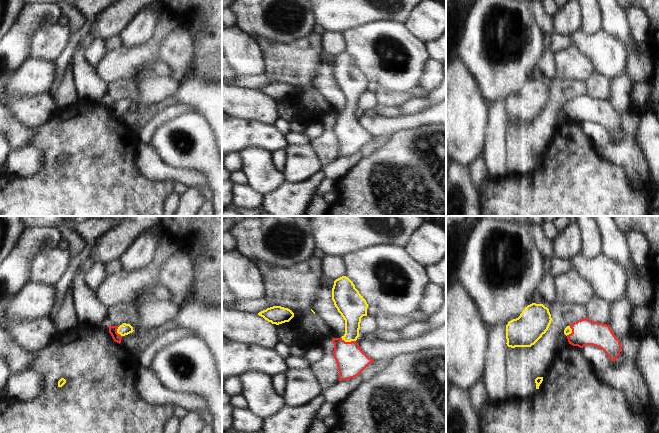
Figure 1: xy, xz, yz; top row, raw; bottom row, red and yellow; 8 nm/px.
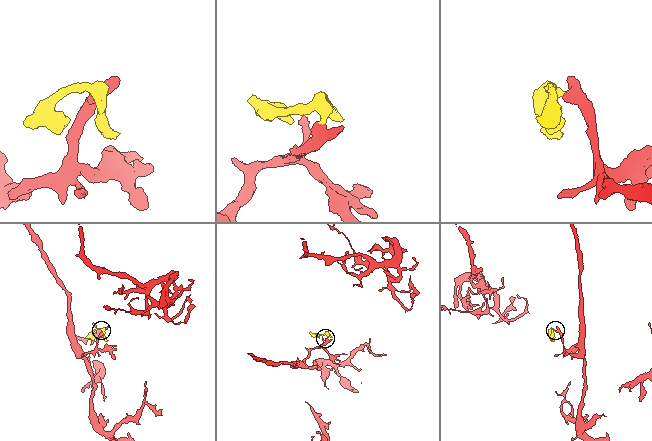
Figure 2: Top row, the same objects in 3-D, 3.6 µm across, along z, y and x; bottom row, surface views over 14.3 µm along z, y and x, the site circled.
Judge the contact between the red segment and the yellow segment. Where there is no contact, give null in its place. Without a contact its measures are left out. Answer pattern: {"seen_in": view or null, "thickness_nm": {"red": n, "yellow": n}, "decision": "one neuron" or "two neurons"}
{"seen_in": "xz", "thickness_nm": {"red": 240, "yellow": 170}, "decision": "one neuron"}

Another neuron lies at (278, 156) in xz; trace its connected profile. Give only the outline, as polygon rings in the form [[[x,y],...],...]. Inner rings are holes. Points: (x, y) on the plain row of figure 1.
[[[285,149],[281,150],[274,150],[271,152],[272,153],[272,159],[275,167],[283,172],[285,168],[285,159],[286,159],[286,151]]]

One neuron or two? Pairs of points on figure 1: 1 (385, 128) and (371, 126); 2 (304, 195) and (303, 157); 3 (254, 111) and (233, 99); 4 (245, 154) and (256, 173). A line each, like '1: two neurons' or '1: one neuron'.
1: one neuron
2: two neurons
3: one neuron
4: one neuron

